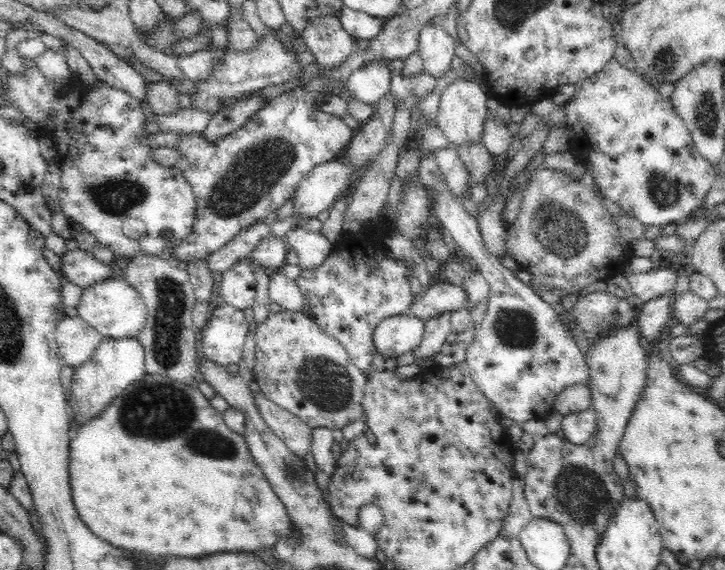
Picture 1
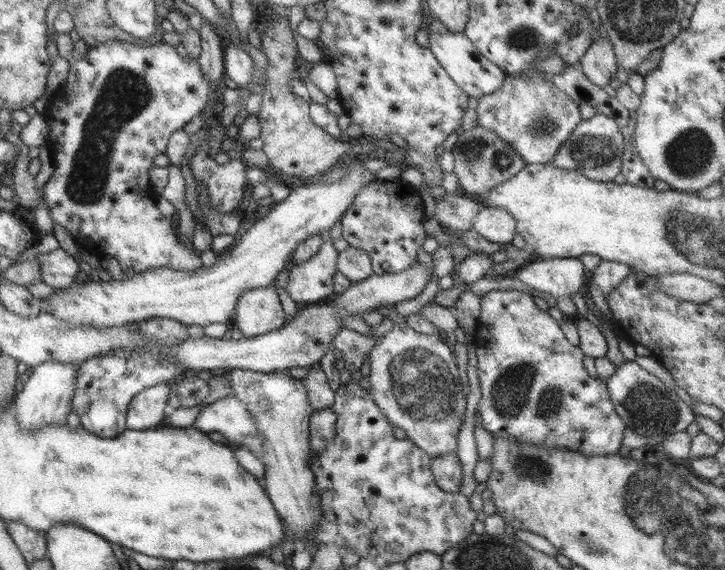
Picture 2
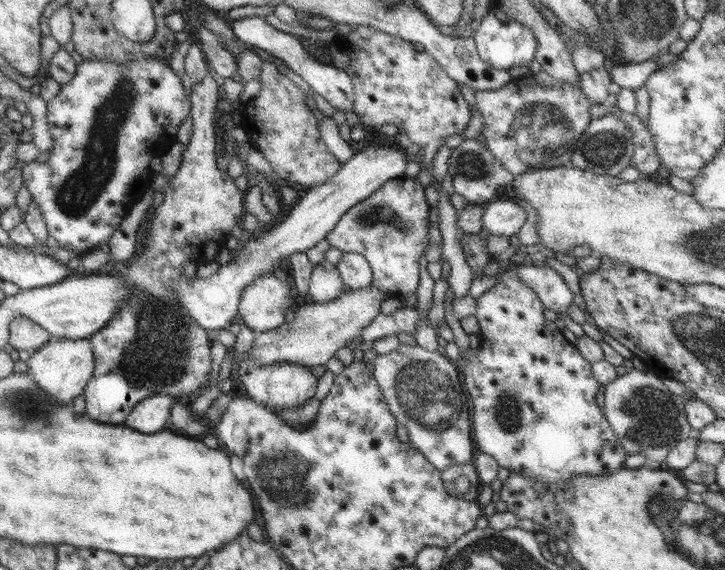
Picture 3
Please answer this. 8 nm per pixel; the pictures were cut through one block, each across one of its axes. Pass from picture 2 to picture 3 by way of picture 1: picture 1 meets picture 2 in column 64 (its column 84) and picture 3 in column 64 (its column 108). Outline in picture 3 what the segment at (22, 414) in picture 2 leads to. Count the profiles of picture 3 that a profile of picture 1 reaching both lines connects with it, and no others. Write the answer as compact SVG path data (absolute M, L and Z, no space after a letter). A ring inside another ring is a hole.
M51 339L38 350L25 355L29 376L42 392L60 405L71 405L76 396L84 392L93 373L93 352L90 339Z

